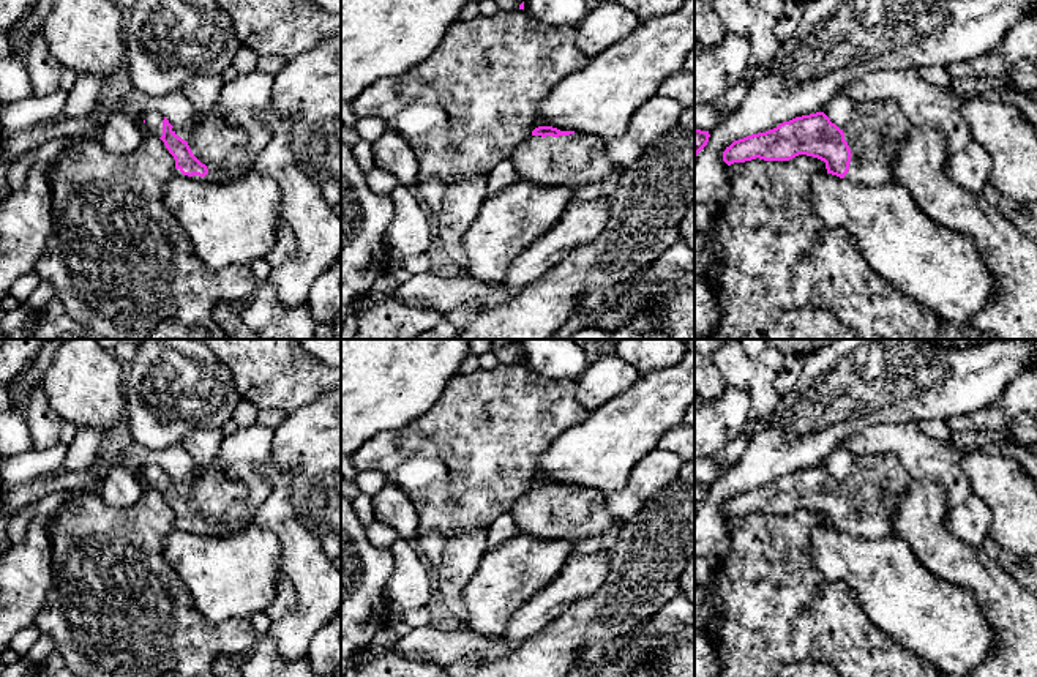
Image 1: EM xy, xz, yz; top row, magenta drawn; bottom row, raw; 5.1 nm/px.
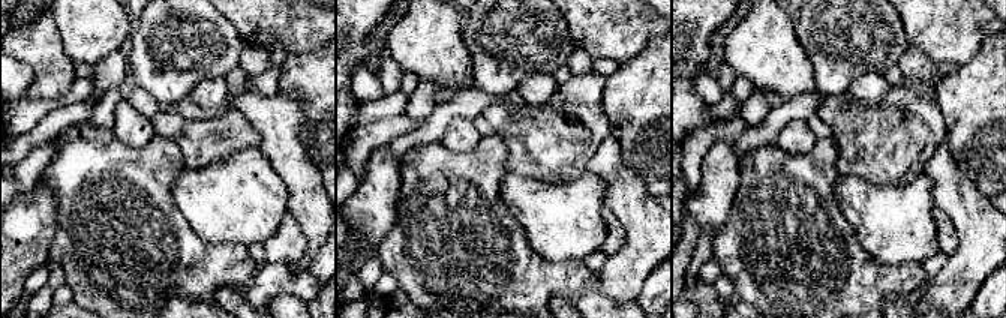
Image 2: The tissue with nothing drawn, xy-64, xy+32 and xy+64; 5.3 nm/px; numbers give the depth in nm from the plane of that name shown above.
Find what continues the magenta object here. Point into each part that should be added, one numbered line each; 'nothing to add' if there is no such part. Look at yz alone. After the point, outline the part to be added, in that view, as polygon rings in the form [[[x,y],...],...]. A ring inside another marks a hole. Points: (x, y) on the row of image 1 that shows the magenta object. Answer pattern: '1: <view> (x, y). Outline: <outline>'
1: yz (876, 128). Outline: [[[892,99],[855,103],[843,129],[852,153],[844,178],[868,186],[892,181],[892,164],[909,129],[909,120]]]

